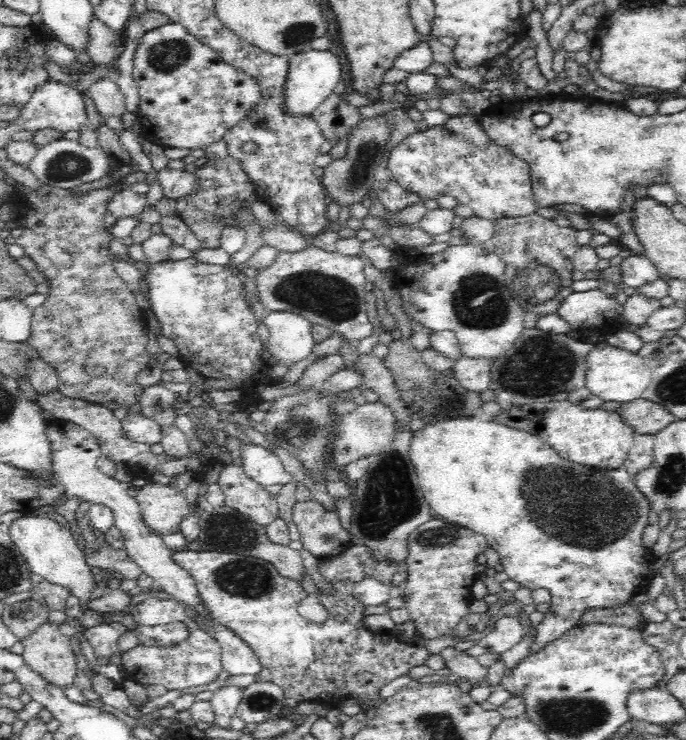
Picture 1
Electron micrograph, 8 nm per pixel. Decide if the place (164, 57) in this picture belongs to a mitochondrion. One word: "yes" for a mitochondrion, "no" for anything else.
yes

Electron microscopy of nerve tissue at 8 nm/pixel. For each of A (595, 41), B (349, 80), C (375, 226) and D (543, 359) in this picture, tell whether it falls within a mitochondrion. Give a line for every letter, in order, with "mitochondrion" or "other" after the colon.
A: other
B: other
C: other
D: mitochondrion

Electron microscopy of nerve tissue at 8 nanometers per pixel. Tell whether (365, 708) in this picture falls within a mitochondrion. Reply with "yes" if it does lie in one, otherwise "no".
no

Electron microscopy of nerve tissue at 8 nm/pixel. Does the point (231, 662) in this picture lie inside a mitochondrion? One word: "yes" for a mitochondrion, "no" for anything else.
no

